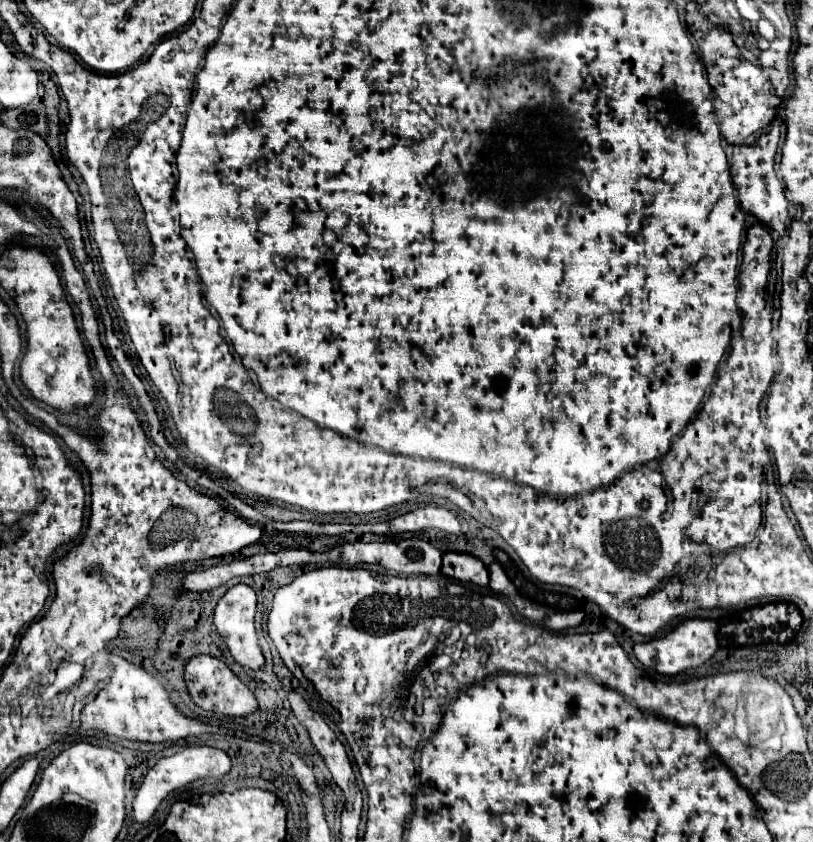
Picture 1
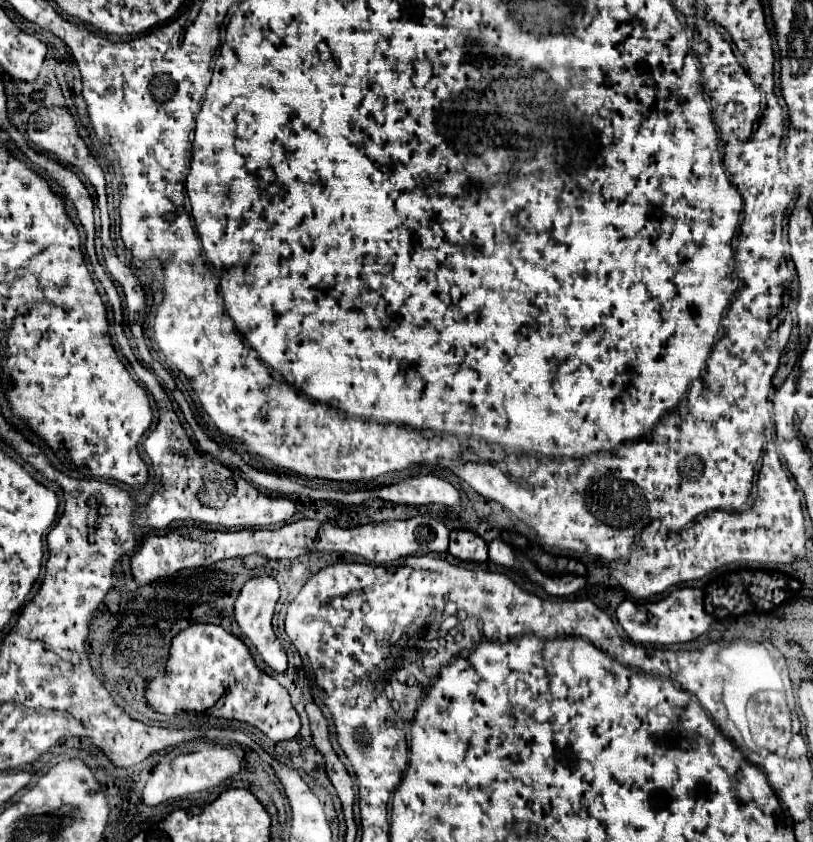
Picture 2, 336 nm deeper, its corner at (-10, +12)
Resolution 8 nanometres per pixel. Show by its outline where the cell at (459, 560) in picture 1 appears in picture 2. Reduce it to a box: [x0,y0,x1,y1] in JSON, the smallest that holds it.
[449,530,487,562]

